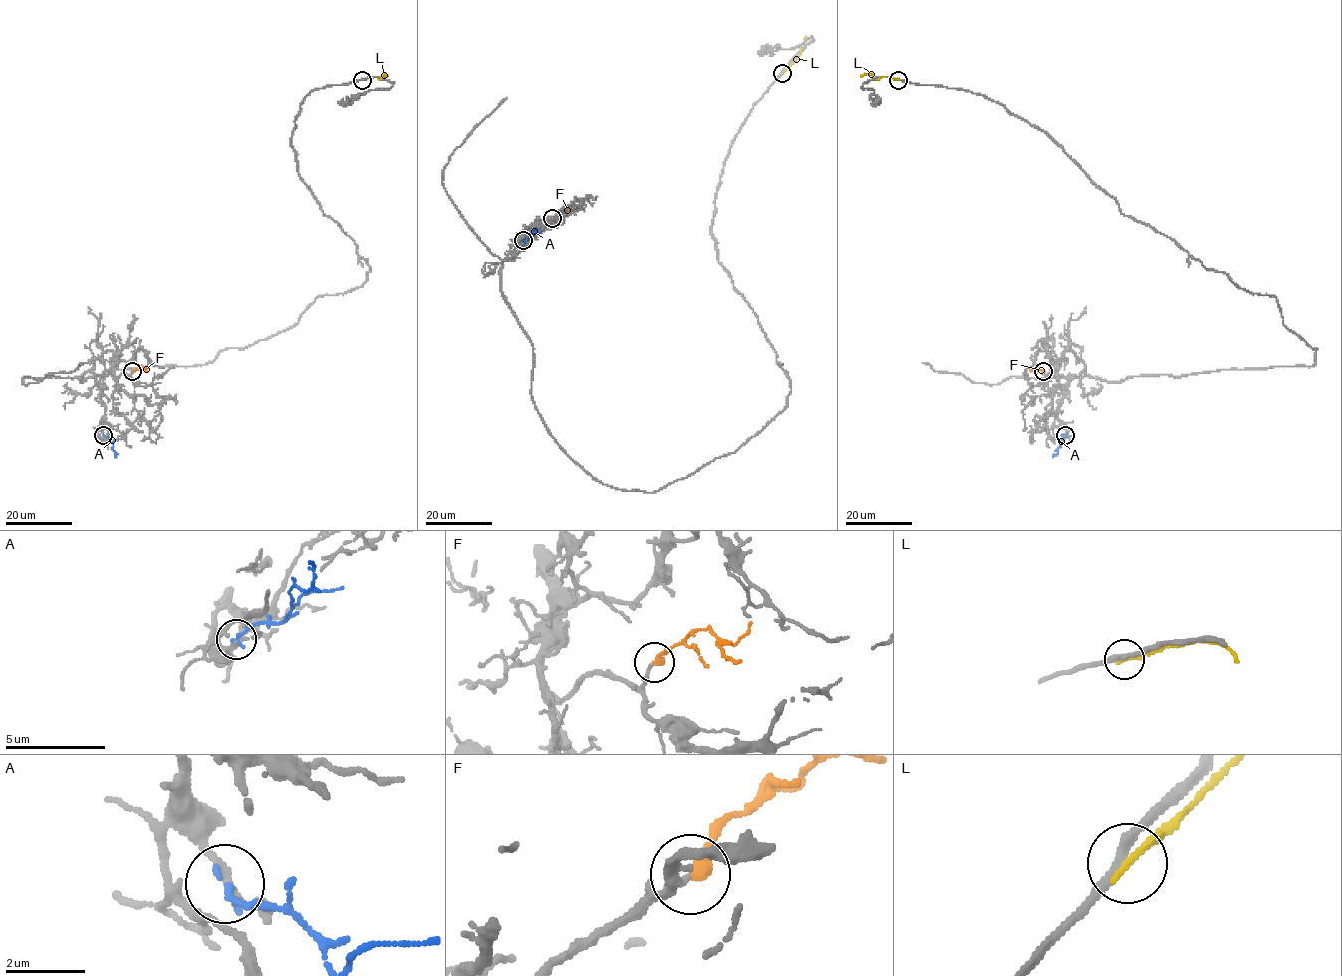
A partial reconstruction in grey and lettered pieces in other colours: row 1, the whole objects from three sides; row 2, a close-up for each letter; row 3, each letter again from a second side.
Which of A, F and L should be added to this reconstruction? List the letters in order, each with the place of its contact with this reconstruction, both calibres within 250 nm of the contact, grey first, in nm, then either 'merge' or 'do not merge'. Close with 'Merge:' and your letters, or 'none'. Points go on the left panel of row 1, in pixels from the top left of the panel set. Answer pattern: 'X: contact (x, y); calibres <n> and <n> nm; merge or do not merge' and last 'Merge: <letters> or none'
A: contact (103, 435); calibres 150 and 200 nm; do not merge
F: contact (132, 371); calibres 100 and 360 nm; merge
L: contact (362, 80); calibres 260 and 200 nm; do not merge
Merge: F

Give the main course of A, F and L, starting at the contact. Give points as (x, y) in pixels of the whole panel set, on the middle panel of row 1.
A: (523, 241), (531, 237), (535, 227)
F: (552, 218), (567, 204)
L: (782, 73), (800, 54), (808, 37)

